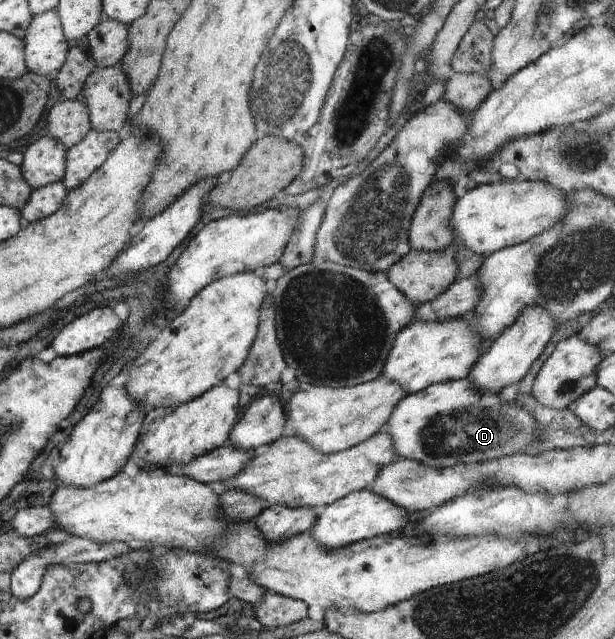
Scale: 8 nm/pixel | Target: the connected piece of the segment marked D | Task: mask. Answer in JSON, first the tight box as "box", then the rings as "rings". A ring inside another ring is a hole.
{"box":[384,380,541,469],"rings":[[[468,380],[437,383],[421,392],[406,394],[392,410],[384,432],[387,432],[393,450],[398,458],[412,460],[419,464],[438,469],[454,467],[456,464],[478,463],[489,459],[498,459],[517,453],[538,454],[535,443],[541,440],[541,425],[522,409],[516,402],[501,402],[499,394],[485,394],[476,389]]]}

